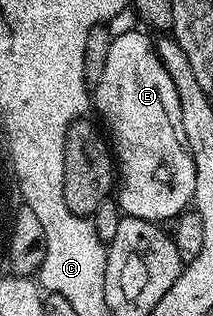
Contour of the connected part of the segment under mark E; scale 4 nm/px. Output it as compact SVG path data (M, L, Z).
M142 32L117 33L111 39L104 74L92 88L92 108L102 115L112 145L119 209L132 218L170 222L191 207L196 166L188 150L176 86L164 70L152 40L150 44L147 33Z

